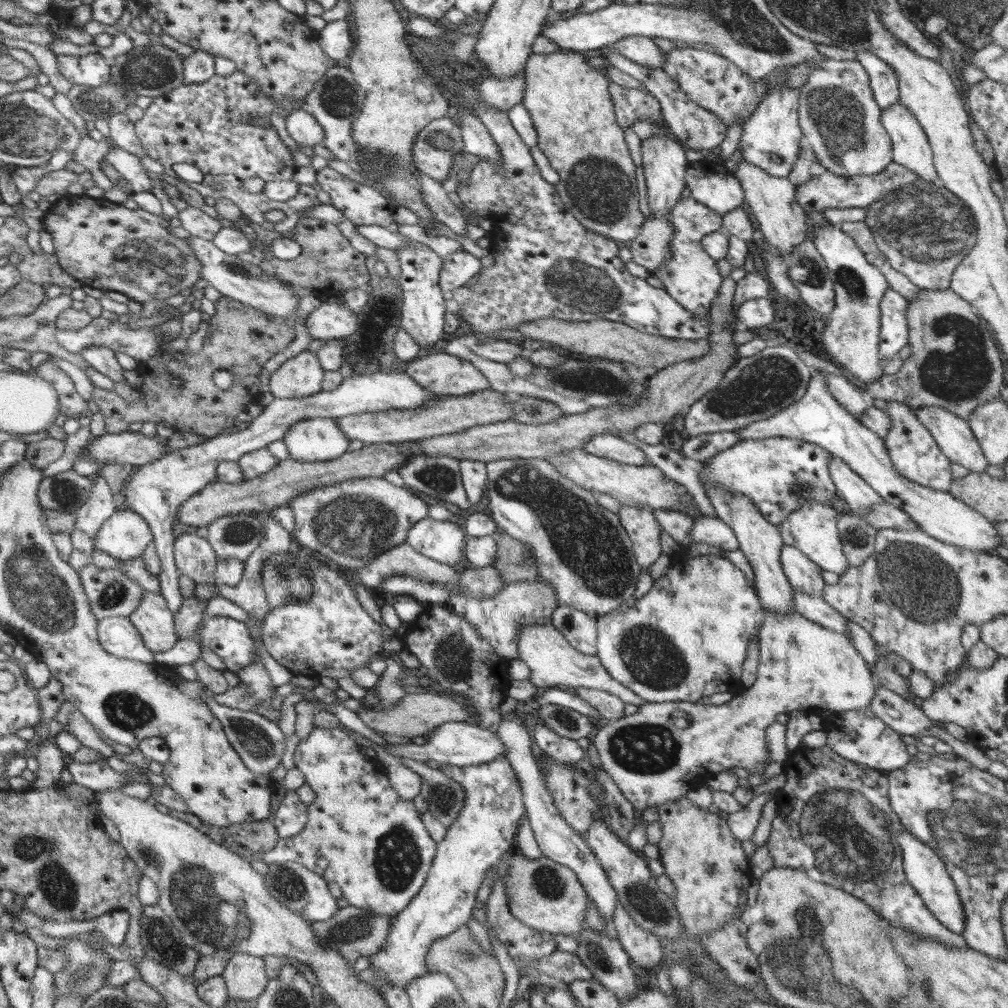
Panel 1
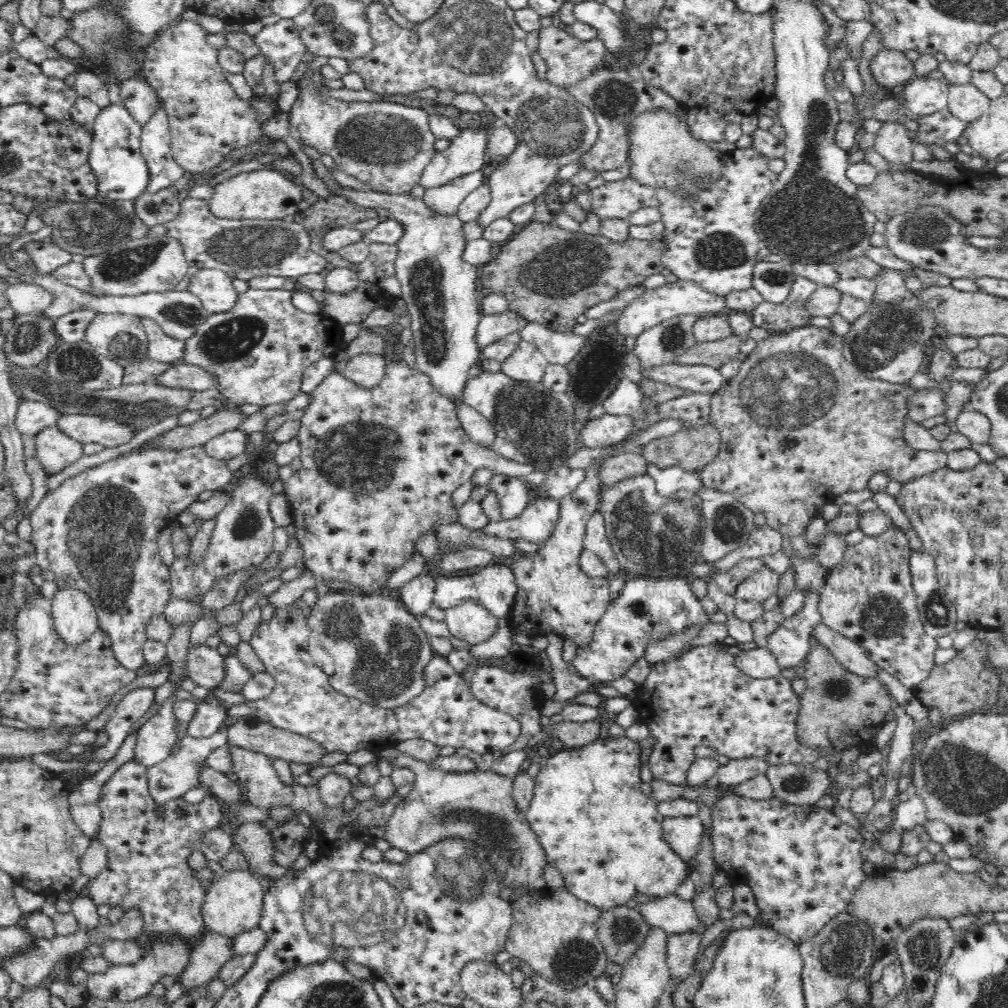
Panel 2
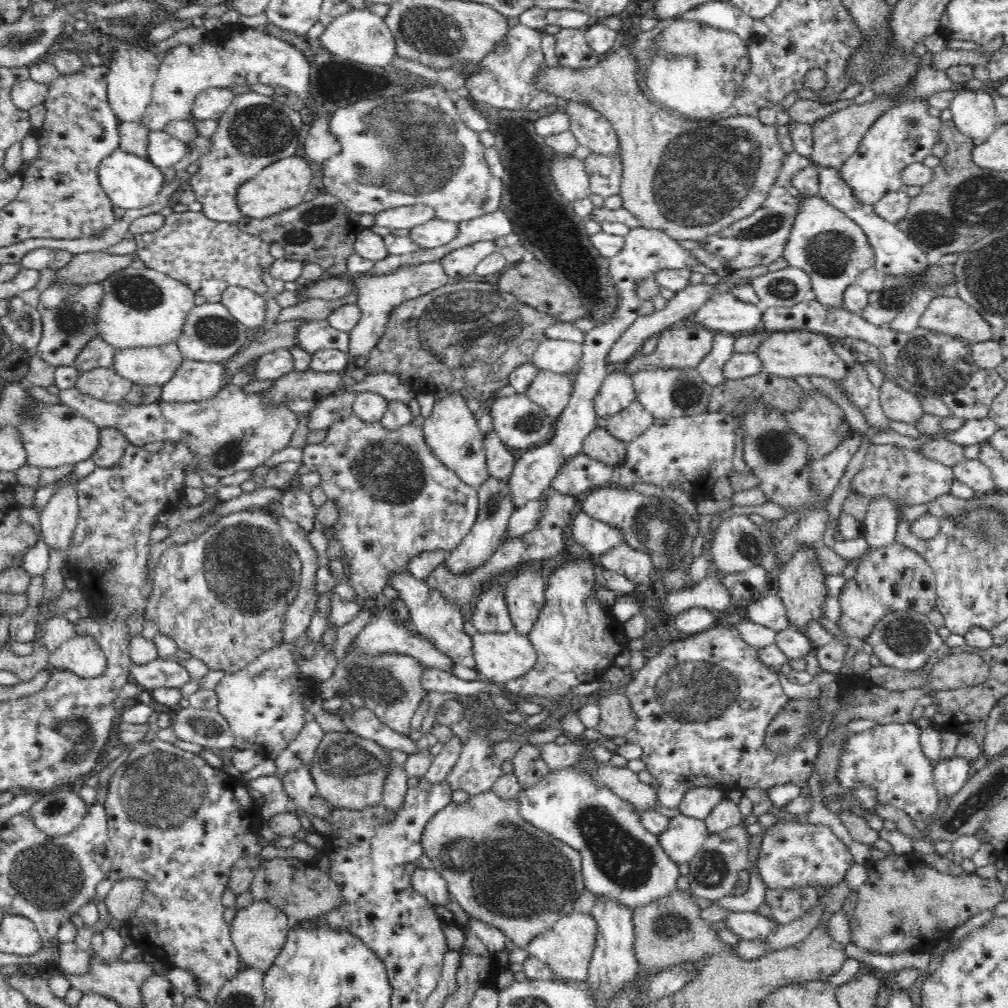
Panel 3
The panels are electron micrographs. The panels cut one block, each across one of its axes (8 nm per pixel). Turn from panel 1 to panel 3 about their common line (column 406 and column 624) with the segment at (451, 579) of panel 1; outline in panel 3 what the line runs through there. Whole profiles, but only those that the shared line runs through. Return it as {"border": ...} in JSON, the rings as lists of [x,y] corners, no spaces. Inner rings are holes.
{"border":[[[622,543],[616,548],[610,548],[610,552],[606,552],[604,556],[600,557],[603,569],[621,573],[635,584],[648,581],[650,572],[654,568],[649,552],[636,550],[626,543]]]}

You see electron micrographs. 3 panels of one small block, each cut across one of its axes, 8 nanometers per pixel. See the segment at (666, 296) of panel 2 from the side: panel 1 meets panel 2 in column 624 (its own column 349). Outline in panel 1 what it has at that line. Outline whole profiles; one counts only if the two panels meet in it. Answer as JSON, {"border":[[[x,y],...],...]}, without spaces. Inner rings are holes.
{"border":[[[323,299],[323,304],[318,306],[312,314],[305,320],[305,325],[314,340],[329,340],[330,338],[346,338],[354,330],[358,330],[358,318],[356,313],[350,311],[346,304],[338,304],[339,302],[328,301]]]}

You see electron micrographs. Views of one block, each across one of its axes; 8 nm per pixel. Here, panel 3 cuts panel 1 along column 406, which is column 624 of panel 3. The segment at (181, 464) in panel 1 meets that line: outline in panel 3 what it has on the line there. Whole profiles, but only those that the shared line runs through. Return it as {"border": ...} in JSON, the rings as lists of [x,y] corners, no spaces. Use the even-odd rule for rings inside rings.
{"border":[[[610,372],[596,394],[595,411],[600,418],[608,419],[628,408],[635,396],[636,389],[630,376],[622,372]]]}

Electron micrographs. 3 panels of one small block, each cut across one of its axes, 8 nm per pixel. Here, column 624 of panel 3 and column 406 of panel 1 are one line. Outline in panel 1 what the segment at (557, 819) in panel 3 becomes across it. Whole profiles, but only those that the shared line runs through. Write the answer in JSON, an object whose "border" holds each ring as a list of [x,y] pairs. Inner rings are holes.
{"border":[[[315,727],[314,730],[310,732],[310,736],[298,744],[293,754],[295,767],[304,774],[306,784],[310,786],[316,795],[315,800],[306,806],[308,821],[298,834],[285,839],[279,839],[272,850],[269,850],[268,852],[264,851],[260,854],[259,858],[261,858],[266,864],[274,864],[275,862],[279,862],[280,864],[284,864],[285,862],[299,862],[308,870],[319,874],[324,880],[332,880],[332,882],[336,882],[336,884],[340,886],[344,898],[346,898],[352,906],[361,909],[370,909],[374,914],[378,913],[380,915],[395,916],[408,906],[408,903],[423,887],[437,851],[437,842],[433,838],[430,838],[428,829],[424,826],[422,819],[419,817],[420,813],[416,810],[413,802],[398,797],[398,793],[396,793],[396,790],[391,786],[387,772],[383,766],[380,765],[380,761],[373,758],[364,759],[360,754],[360,750],[361,747],[355,743],[346,732],[339,728]]]}

